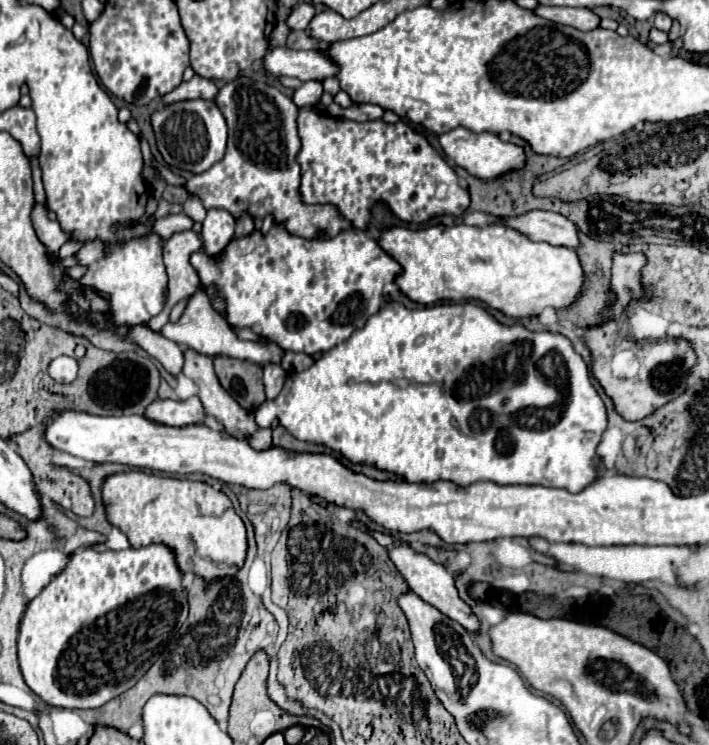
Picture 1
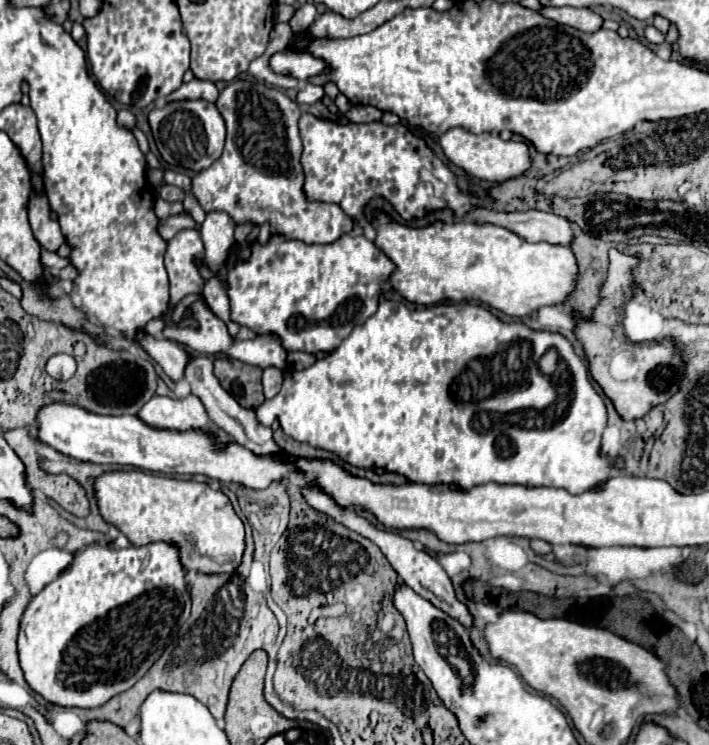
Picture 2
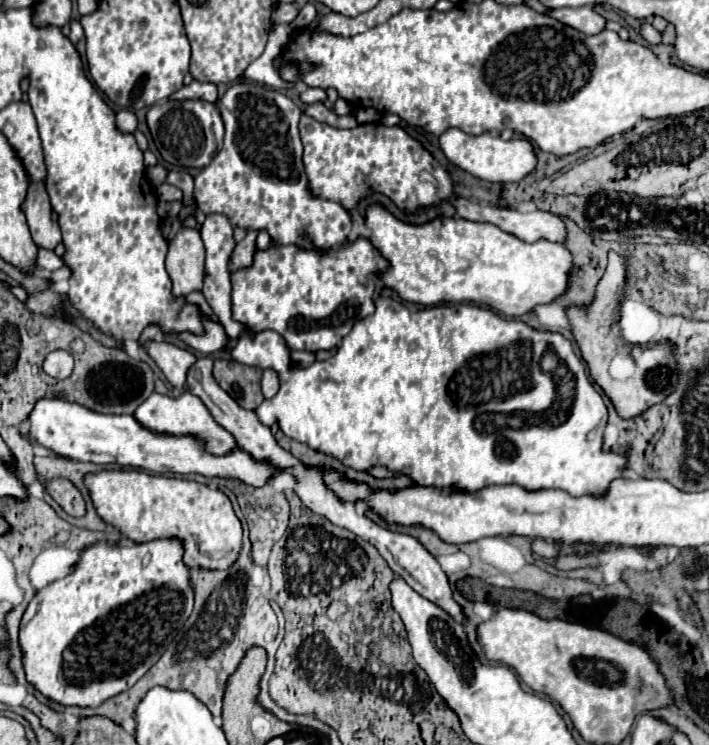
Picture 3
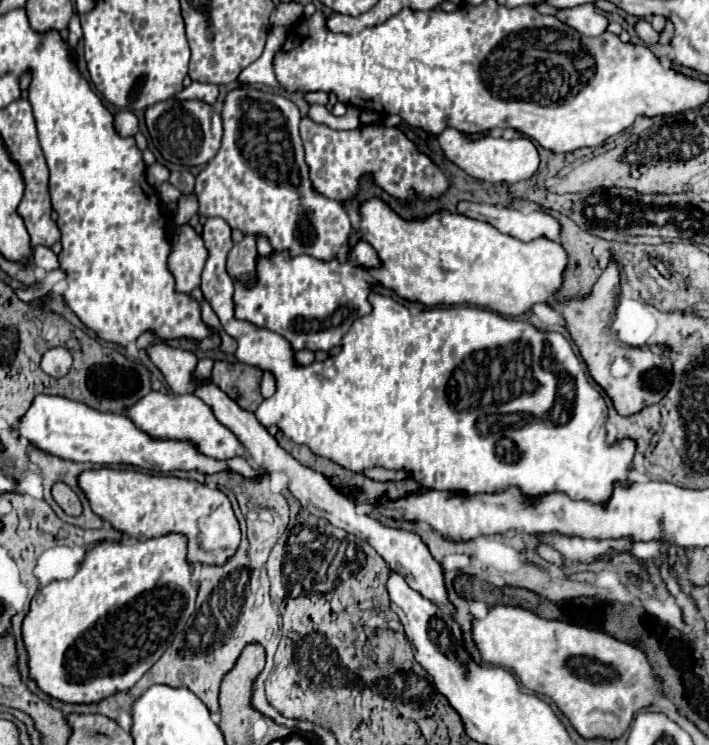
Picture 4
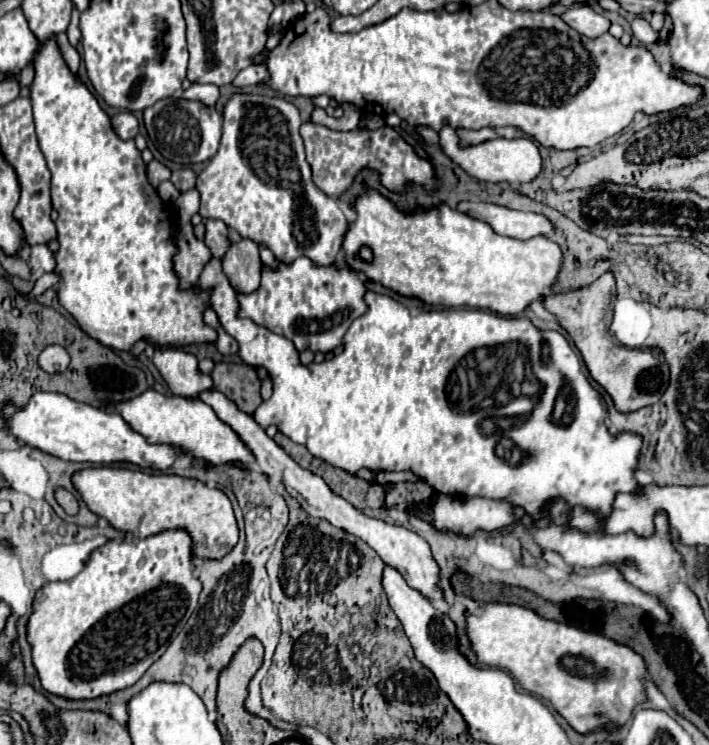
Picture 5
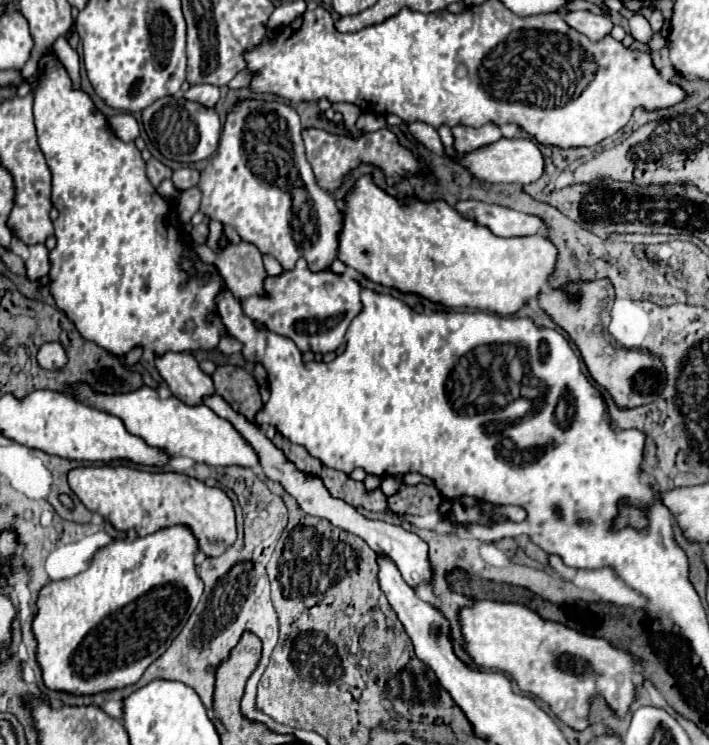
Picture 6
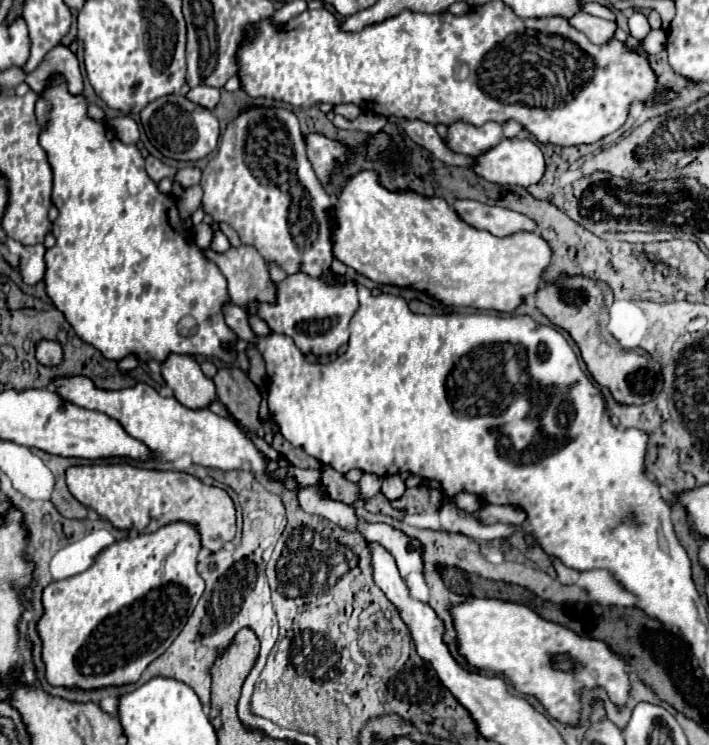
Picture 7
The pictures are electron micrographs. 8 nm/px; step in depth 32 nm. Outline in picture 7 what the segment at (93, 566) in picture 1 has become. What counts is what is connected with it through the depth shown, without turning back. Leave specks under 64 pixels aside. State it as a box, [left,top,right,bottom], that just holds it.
[38,522,204,690]

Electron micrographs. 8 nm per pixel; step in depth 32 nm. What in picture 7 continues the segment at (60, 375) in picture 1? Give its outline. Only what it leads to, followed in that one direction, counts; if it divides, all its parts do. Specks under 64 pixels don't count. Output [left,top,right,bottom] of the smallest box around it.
[36,340,62,366]

